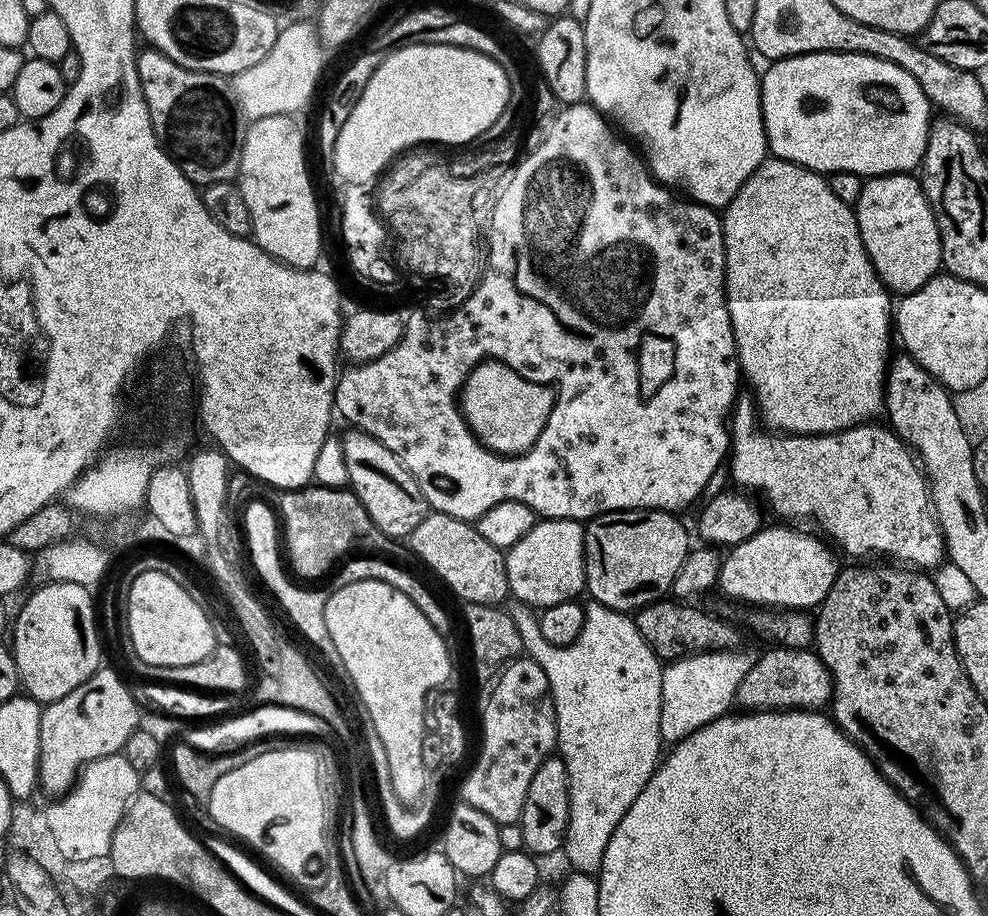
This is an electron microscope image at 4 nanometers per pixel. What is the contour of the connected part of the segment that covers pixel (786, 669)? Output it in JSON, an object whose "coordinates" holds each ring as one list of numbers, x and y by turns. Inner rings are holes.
{"coordinates":[[772,646,755,657,746,678,739,683,735,703,754,712,773,710,820,710,832,699,832,675,811,647]]}

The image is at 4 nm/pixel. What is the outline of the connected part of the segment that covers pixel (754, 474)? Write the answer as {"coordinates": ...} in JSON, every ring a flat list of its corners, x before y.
{"coordinates":[[739,408,735,409,735,419,730,424,730,480,733,485,739,486,752,494,761,492,765,500,763,500,763,503,765,505,768,503,784,519,781,521,800,522,796,520,816,520,817,526,821,528,819,531,841,553,844,551,848,556,856,556,852,558,887,558,889,561,899,562,901,565,911,566,916,570,935,570,940,567,945,559,946,549,944,546,944,535,940,532,940,523,936,521,936,509,932,507,932,493,917,457,912,449,892,431,891,427,885,426,883,423,880,425,880,422,869,422,866,424,855,424,853,428,844,428,841,432,825,432,822,436,793,436,791,434,777,434,772,430,760,432,761,425,758,423,754,412,751,412,748,408]]}

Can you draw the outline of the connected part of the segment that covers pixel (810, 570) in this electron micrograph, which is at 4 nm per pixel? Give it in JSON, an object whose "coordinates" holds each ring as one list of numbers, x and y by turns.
{"coordinates":[[796,526,780,527,784,528,761,527,759,532,746,538,746,542,727,549,721,562,718,588,730,599,756,608,819,609,841,569,841,565,836,564,837,553,819,535,799,532]]}

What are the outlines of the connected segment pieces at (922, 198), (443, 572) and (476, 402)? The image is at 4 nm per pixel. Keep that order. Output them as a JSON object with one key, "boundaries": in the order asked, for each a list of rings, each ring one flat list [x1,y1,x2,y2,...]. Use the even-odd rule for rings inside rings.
{"boundaries":[[[912,174,873,176,864,180,864,189,854,206,862,246,892,294,913,292,941,271,940,235,924,186]],[[429,511,412,531,410,543,417,558,454,595,461,596,464,604,500,606,509,599,504,552,490,546,490,542,486,542,486,538,482,538,482,534,478,534,478,530,469,521,459,520,450,514]],[[488,364,474,372,466,386,464,406,472,426,478,432,478,448,498,460,526,460,528,444,548,417,552,388,525,386,523,378,502,364]]]}

